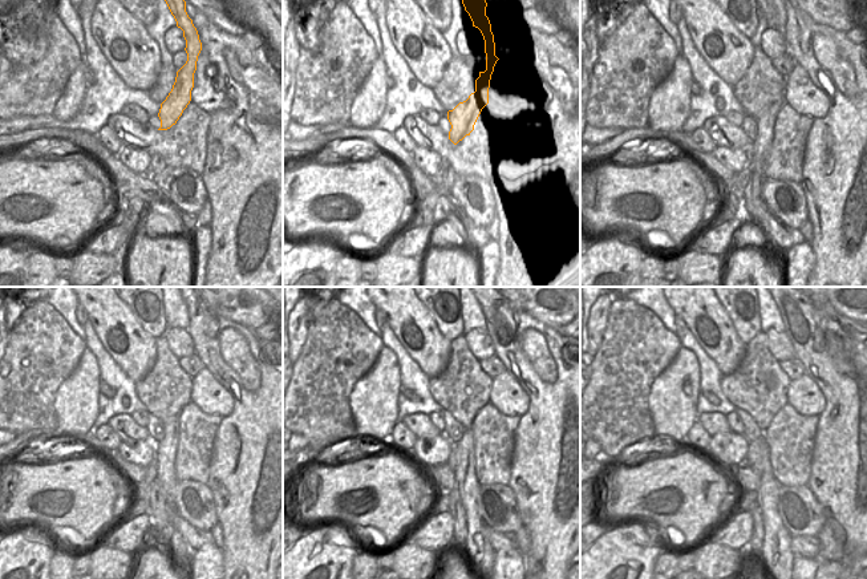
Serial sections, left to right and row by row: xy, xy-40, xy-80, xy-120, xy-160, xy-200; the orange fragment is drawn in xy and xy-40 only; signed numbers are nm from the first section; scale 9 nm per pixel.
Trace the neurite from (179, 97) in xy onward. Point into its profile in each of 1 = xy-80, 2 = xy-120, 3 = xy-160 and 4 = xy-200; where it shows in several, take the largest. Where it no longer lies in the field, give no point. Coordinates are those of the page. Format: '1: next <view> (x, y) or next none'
1: next xy-80 (761, 146)
2: next xy-120 (166, 450)
3: next xy-160 (477, 547)
4: next xy-200 (776, 553)

